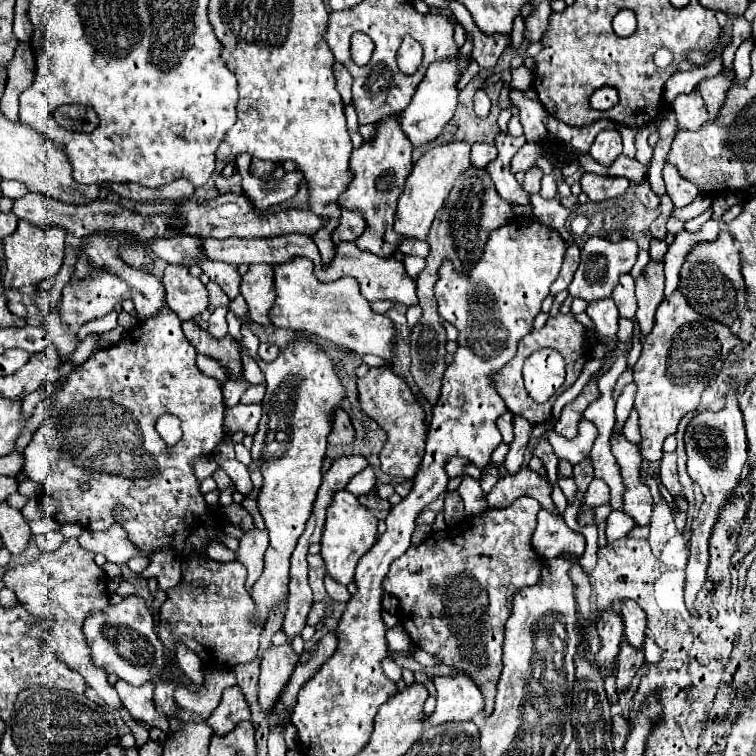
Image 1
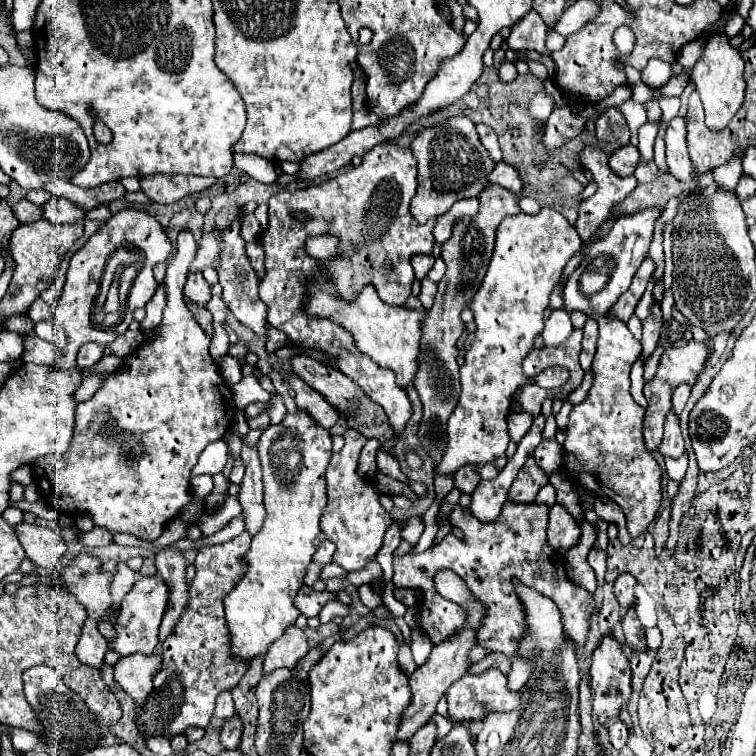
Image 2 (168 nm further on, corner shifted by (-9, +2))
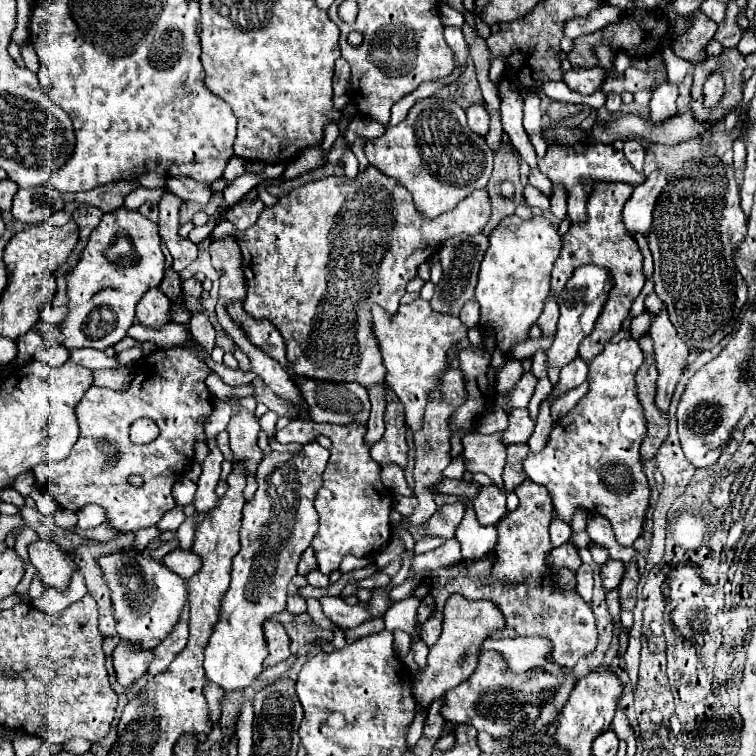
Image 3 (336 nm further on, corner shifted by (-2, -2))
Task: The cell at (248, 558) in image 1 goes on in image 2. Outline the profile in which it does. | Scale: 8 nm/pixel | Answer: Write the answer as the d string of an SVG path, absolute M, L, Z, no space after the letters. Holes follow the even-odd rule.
M243 448L243 460L245 460L245 478L241 482L239 502L243 506L243 520L245 520L245 532L251 536L259 534L265 520L265 506L263 506L263 484L261 484L261 464L257 456L257 448Z

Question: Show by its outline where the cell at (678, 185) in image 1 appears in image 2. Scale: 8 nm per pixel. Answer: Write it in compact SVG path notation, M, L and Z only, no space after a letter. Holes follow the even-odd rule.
M675 118L669 128L667 128L667 136L665 136L665 144L667 144L667 164L671 174L679 180L679 182L691 182L693 180L693 164L689 160L687 154L687 144L685 144L685 126L683 126L683 118Z

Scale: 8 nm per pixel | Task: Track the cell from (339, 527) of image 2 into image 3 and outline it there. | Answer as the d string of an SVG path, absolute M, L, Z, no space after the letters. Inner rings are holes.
M296 418L286 428L276 432L276 440L283 445L292 442L304 445L316 440L320 434L332 440L332 454L322 474L322 488L316 492L314 500L320 514L320 528L312 540L312 548L318 560L318 568L324 574L330 574L340 568L340 562L346 554L360 558L370 556L376 550L380 552L390 542L390 512L394 498L390 498L390 490L380 480L380 464L370 458L370 446L364 442L364 422L316 424L308 418Z

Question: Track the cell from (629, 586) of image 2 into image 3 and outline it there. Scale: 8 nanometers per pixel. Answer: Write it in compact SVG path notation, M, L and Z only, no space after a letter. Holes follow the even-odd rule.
M608 558L608 560L600 566L600 576L602 576L604 588L606 588L606 590L614 590L614 588L620 584L620 580L622 580L624 570L626 570L626 566L624 566L622 560L612 560L612 558Z

